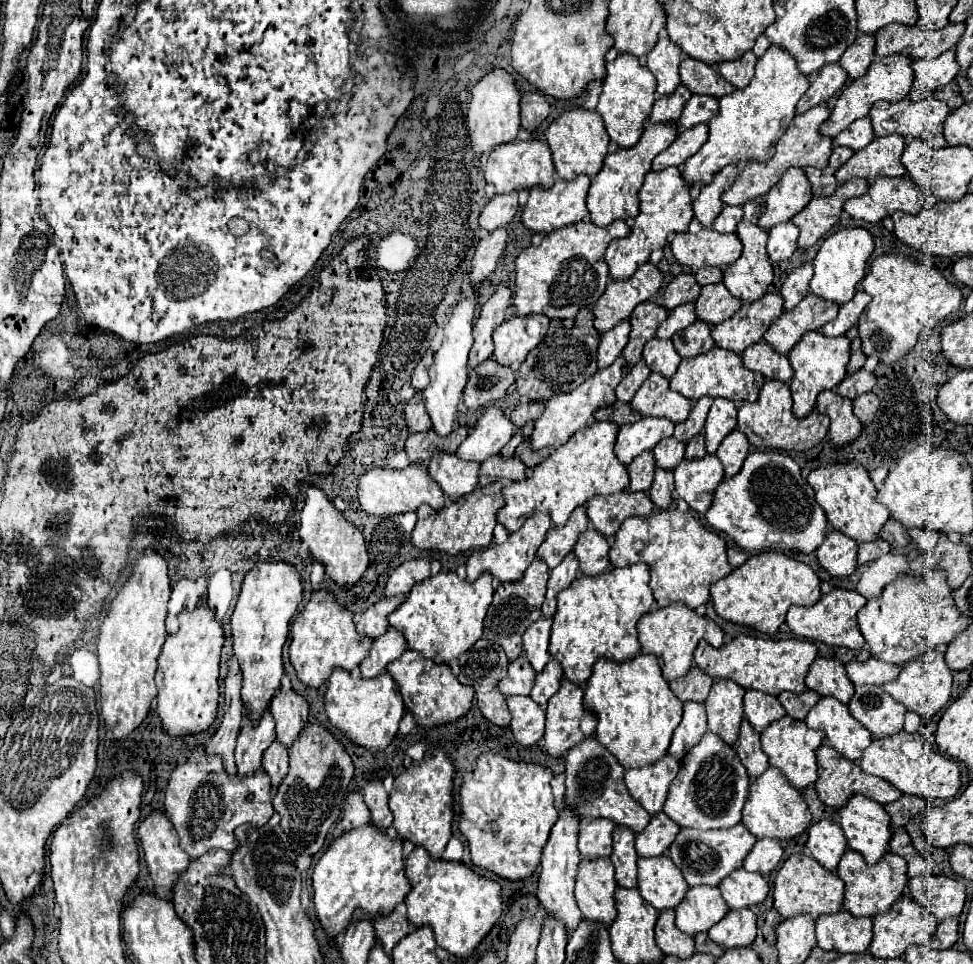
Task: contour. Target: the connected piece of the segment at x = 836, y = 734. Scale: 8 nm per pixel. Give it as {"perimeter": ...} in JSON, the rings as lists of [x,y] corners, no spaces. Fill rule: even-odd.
{"perimeter":[[[820,697],[820,701],[810,709],[806,725],[824,731],[830,747],[850,761],[858,761],[872,741],[870,731],[852,717],[848,705],[834,697]]]}

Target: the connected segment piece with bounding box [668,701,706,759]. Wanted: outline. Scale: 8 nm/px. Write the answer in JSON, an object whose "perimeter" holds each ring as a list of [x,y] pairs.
{"perimeter":[[[686,701],[682,721],[672,735],[668,751],[676,759],[682,759],[686,755],[686,749],[692,749],[702,733],[706,733],[706,707],[698,701]]]}

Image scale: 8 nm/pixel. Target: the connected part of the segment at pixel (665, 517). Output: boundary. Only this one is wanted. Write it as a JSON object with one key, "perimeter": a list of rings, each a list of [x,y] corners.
{"perimeter":[[[678,509],[656,511],[648,517],[630,517],[620,525],[610,547],[610,563],[626,567],[638,561],[650,565],[650,587],[660,607],[670,601],[682,601],[690,609],[696,609],[710,599],[710,585],[732,571],[726,557],[726,541],[700,525],[690,511]]]}

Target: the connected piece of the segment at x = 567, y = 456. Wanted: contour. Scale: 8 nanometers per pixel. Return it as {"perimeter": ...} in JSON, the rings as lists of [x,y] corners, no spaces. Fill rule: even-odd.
{"perimeter":[[[594,421],[590,427],[574,433],[546,461],[536,465],[530,477],[524,481],[510,481],[502,489],[506,503],[498,511],[498,521],[508,529],[508,533],[520,529],[536,509],[548,511],[552,523],[560,527],[568,521],[570,513],[590,497],[624,491],[630,485],[630,475],[626,465],[622,465],[614,453],[618,429],[620,427],[614,421]]]}

